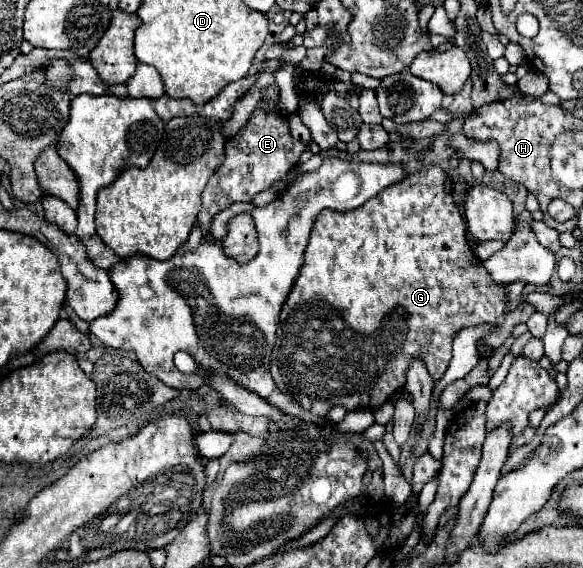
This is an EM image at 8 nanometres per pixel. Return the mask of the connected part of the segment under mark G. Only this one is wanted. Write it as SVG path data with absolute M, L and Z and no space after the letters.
M427 166L415 174L409 174L403 182L393 184L385 188L381 194L371 198L371 202L363 204L357 210L351 212L335 212L335 210L323 210L319 218L313 224L313 232L309 238L309 246L305 252L305 264L301 268L299 278L295 280L295 286L281 310L281 322L277 328L277 342L271 356L271 376L275 384L291 394L305 410L309 410L315 416L327 416L329 408L343 406L347 412L351 410L375 410L383 402L387 402L393 394L397 394L399 388L405 384L405 370L413 358L421 358L427 364L429 374L433 380L443 378L449 362L451 362L451 342L453 336L469 326L479 324L491 324L495 322L507 308L507 290L505 284L493 282L493 278L483 270L481 260L471 252L467 238L465 238L465 220L459 212L459 208L453 204L451 196L445 192L447 172L441 166Z

